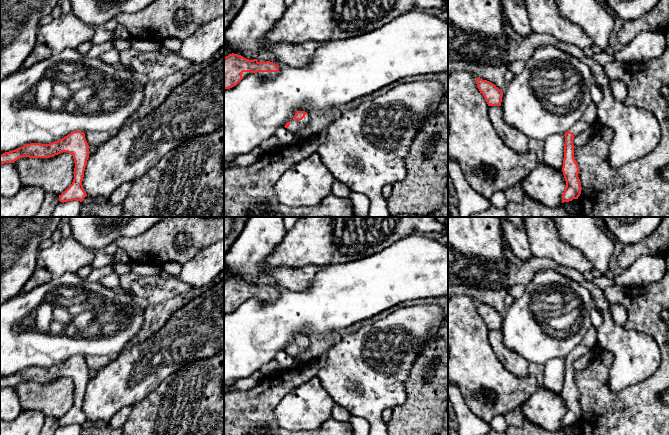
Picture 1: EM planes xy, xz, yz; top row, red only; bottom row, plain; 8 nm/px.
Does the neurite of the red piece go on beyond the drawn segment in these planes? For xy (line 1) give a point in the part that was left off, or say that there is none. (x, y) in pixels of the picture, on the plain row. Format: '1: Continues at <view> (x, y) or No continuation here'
1: No continuation here

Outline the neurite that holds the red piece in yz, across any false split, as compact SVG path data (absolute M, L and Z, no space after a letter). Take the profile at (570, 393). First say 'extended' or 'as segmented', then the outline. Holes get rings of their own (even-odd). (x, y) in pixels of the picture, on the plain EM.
extended; M591 326L582 342L564 358L565 368L562 396L566 405L566 411L562 418L562 427L578 423L581 418L582 412L578 401L579 391L574 381L575 370L573 369L573 363L581 356L589 353L598 342L597 329Z

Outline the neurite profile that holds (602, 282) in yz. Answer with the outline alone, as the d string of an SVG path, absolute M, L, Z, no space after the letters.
M602 274L601 276L594 278L592 282L602 291L607 287L616 284L615 281L612 278L609 278L606 274Z

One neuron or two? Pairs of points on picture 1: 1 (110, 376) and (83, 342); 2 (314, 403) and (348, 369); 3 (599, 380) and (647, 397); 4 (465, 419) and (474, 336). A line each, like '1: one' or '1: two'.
1: two
2: two
3: one
4: two

